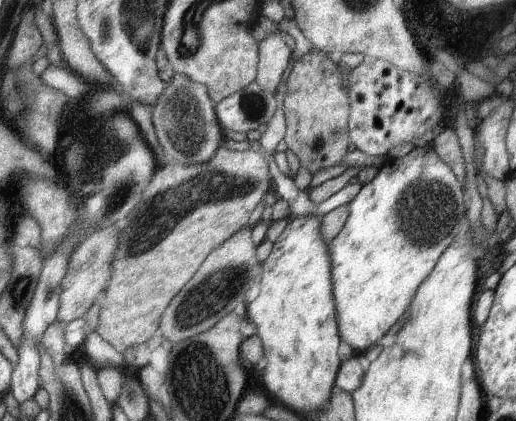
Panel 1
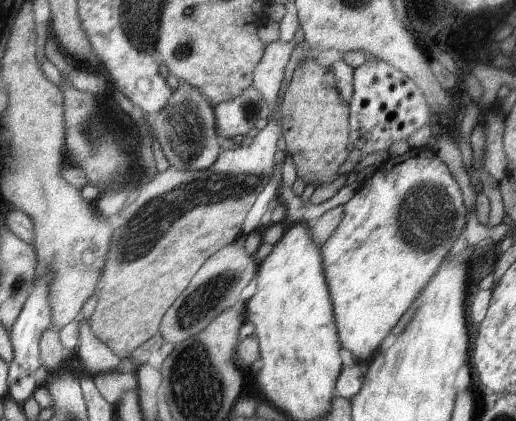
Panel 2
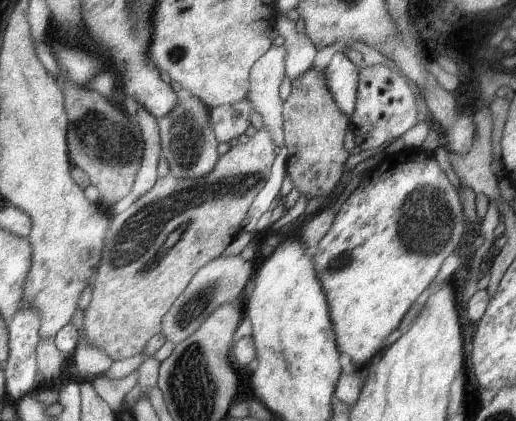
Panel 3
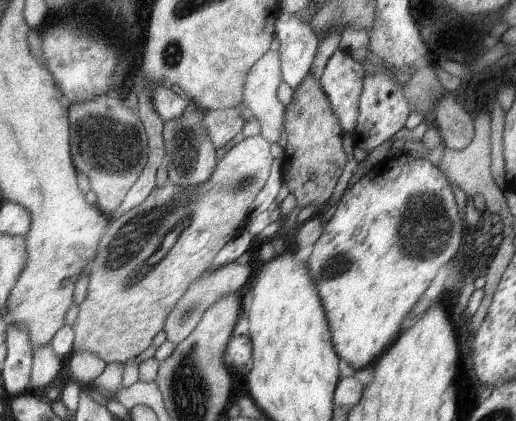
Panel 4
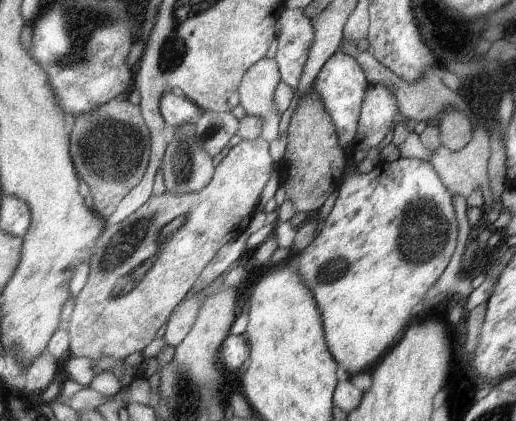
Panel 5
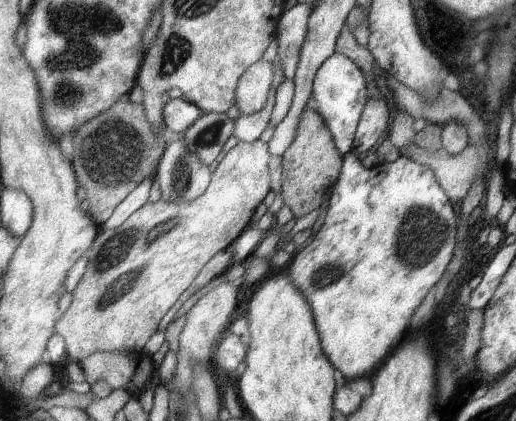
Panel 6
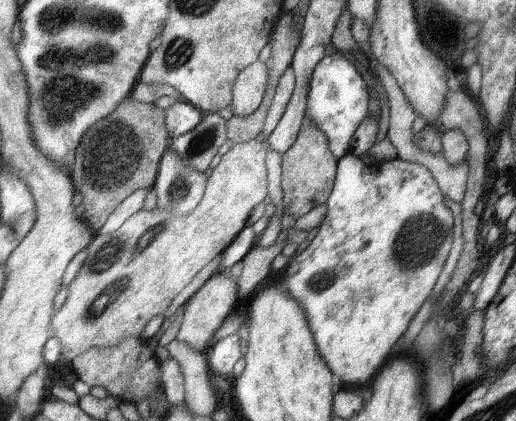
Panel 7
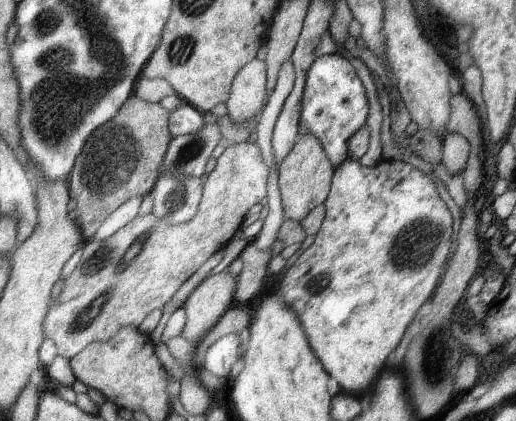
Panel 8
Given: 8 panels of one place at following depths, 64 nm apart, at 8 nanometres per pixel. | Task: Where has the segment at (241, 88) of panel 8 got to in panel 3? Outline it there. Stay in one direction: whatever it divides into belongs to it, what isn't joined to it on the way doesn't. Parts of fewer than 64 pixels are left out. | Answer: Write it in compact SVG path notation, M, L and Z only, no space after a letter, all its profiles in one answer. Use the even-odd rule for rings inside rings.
M272 46L256 60L249 75L247 100L249 106L261 116L262 128L272 134L280 148L284 143L283 102L279 98L279 82L283 78L283 62L288 50L285 46Z

